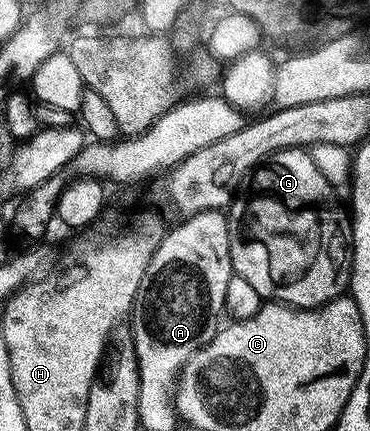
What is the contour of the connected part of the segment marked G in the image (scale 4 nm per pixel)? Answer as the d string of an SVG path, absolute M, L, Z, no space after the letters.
M305 149L275 153L253 172L251 187L252 183L253 192L246 199L238 198L231 207L229 252L236 278L242 279L261 301L296 307L298 311L314 311L342 298L351 287L351 263L346 258L351 251L347 242L347 215L337 208L333 200L335 188L323 177L312 154Z

